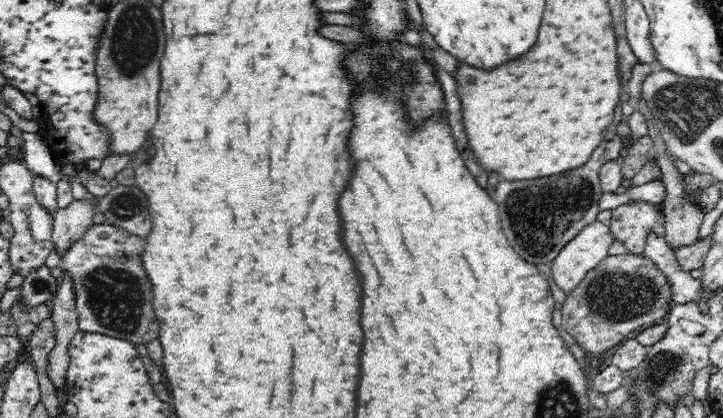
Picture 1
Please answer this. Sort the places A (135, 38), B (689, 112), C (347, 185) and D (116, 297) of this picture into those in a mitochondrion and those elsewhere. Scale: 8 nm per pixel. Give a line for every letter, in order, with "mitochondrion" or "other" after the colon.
A: mitochondrion
B: mitochondrion
C: other
D: mitochondrion

